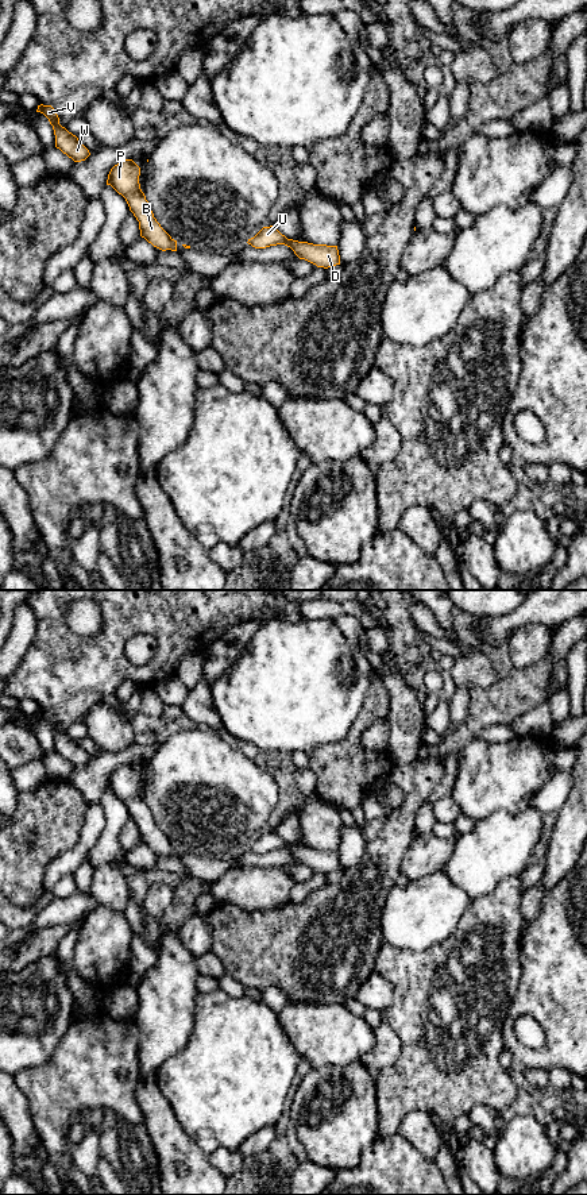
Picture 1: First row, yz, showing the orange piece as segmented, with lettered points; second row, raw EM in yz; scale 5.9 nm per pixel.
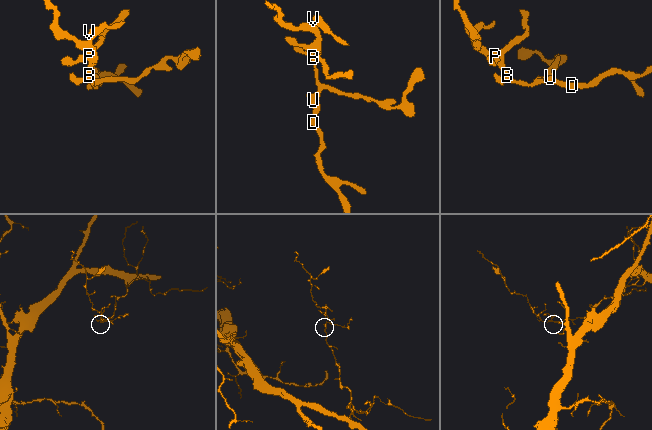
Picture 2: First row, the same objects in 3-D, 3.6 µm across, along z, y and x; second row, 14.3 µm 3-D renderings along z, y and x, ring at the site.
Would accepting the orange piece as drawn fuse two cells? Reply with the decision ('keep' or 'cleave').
keep

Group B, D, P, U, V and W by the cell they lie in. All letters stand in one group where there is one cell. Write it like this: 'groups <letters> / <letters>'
groups B D P U V W

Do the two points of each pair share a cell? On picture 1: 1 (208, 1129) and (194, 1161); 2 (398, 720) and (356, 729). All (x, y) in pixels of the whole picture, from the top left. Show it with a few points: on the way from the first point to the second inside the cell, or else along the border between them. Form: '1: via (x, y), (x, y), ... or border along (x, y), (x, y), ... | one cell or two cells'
1: border along (178, 1124), (208, 1155) | two cells
2: border along (385, 687), (389, 696), (387, 719) | two cells

